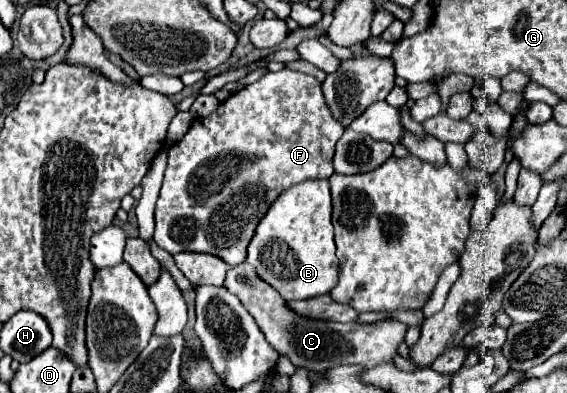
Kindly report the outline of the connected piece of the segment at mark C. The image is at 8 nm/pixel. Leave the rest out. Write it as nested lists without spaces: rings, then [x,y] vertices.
[[[240,263],[228,269],[224,287],[234,293],[246,311],[256,319],[256,325],[268,339],[268,343],[284,357],[288,357],[296,367],[308,369],[312,375],[328,371],[338,365],[362,365],[376,367],[380,363],[390,363],[396,355],[396,347],[404,341],[406,325],[400,321],[378,321],[370,325],[362,323],[336,323],[320,321],[294,313],[288,303],[278,295],[274,287],[262,281],[250,263]]]

